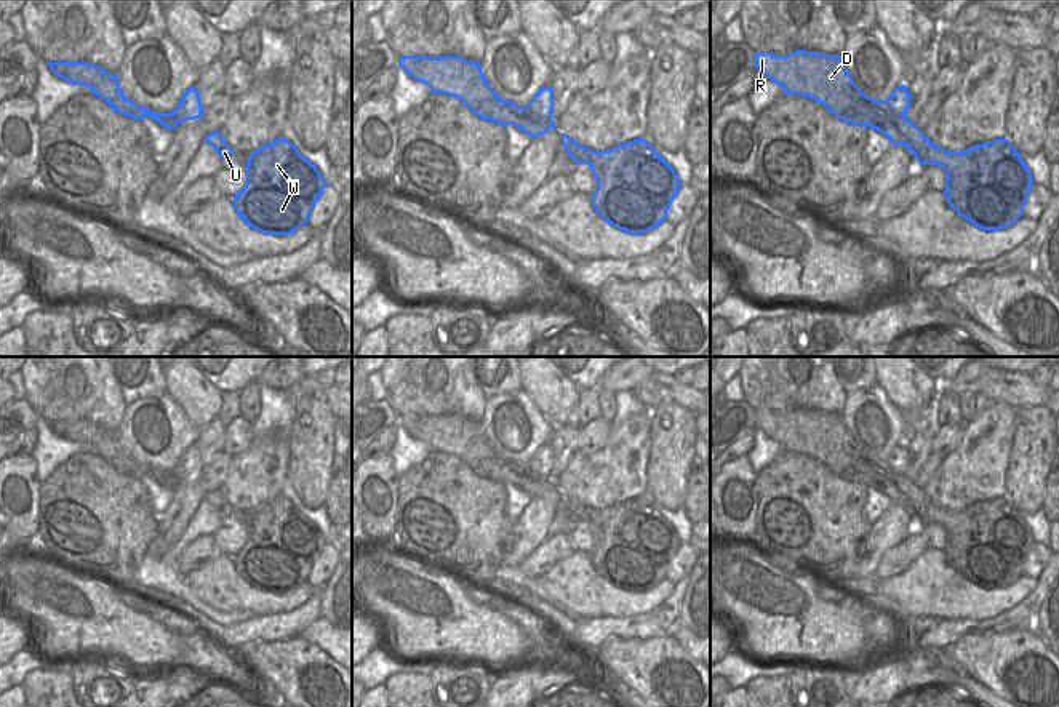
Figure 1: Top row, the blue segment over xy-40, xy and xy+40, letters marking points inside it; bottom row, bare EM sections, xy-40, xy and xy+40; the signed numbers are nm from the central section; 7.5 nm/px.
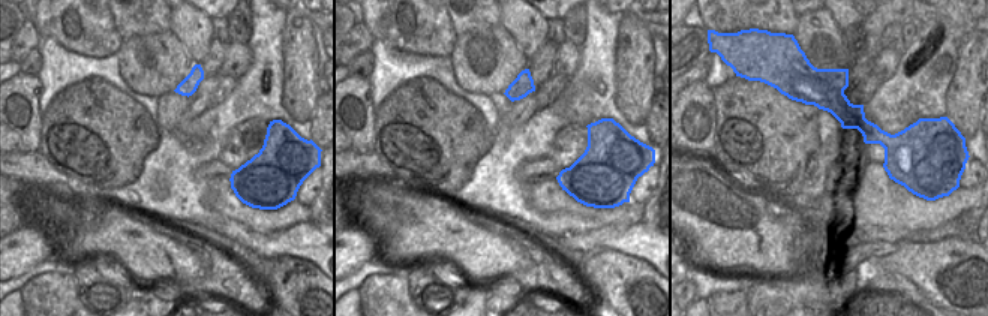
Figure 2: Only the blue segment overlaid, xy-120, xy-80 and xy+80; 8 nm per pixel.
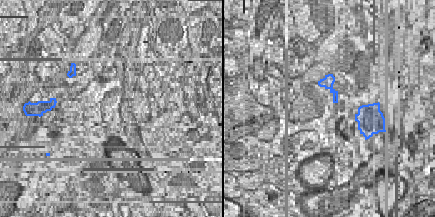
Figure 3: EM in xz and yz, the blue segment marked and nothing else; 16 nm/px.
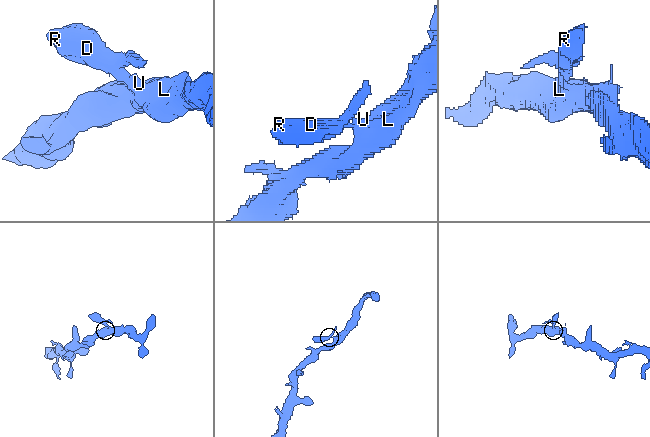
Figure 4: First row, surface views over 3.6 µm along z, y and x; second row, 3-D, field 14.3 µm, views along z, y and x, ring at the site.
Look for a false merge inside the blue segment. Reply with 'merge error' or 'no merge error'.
no merge error

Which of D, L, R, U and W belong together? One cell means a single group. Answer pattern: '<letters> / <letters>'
D L R U W

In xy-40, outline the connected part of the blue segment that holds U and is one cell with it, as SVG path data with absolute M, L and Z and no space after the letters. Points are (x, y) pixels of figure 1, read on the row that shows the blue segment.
M219 130L206 134L203 141L213 146L221 158L229 158L234 154L234 149L227 144Z

